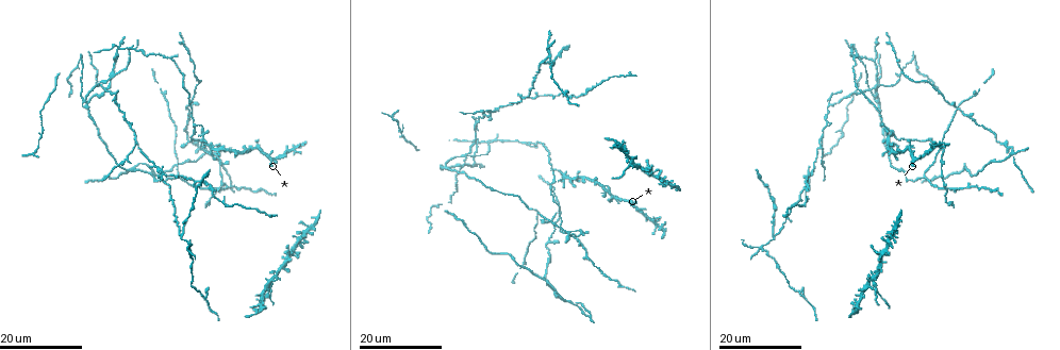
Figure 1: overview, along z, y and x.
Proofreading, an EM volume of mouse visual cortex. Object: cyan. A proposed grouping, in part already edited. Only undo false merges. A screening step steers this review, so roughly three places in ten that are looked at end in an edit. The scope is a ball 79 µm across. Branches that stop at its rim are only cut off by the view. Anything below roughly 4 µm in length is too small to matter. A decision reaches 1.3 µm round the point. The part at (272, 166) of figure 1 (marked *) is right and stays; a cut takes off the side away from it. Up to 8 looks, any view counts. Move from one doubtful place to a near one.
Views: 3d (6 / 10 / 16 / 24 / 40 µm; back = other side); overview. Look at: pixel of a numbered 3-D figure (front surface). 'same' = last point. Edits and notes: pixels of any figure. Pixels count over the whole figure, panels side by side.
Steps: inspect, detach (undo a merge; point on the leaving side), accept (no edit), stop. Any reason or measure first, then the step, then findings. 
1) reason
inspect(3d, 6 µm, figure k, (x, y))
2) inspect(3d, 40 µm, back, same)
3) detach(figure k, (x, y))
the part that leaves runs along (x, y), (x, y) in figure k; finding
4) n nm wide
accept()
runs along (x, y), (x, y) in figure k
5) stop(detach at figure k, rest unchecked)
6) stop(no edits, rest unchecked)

three arms meet
inspect(3d, 16 µm, figure 1, (566, 300))

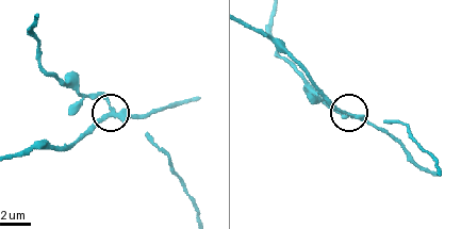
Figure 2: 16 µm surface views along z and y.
inspect(3d, 10 µm, figure 2, (348, 112))

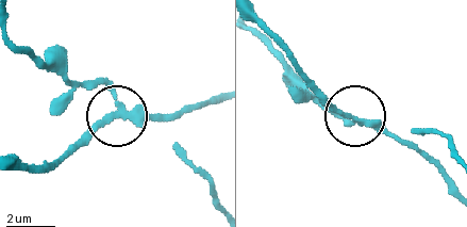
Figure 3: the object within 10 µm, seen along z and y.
3 arms
detach(figure 3, (97, 127))
the part that leaves runs along (127, 116), (111, 117), (55, 161), (19, 164) in figure 3; a second neuron is stuck on

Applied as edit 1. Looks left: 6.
three arms meet
inspect(3d, 24 µm, figure 1, (923, 174))

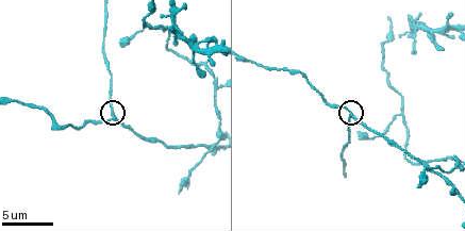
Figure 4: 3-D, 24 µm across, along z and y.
inspect(3d, 6 µm, figure 4, (352, 116))

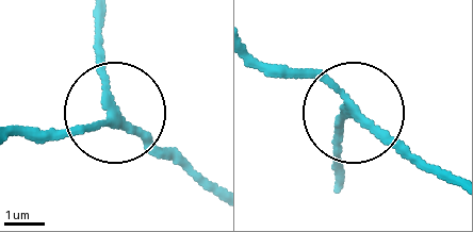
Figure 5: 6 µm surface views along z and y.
side arm 35 µm; 3 arms
accept()
continuous, no second neuron

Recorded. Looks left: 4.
three-way junction
inspect(3d, 10 µm, figure 4, (64, 127))

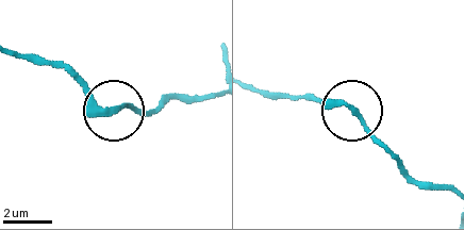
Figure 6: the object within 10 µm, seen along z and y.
inspect(3d, 10 µm, back, figure 6, (347, 106))

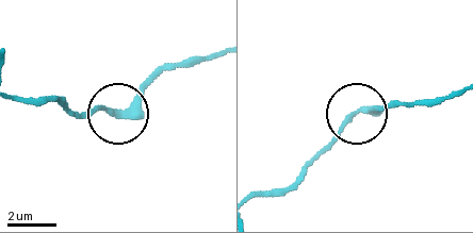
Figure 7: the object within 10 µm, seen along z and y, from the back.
3 arms
accept()
runs along (454, 92), (362, 112), (309, 161) in figure 7; all the same neuron

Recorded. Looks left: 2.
three-way junction
inspect(3d, 16 µm, figure 1, (873, 278))

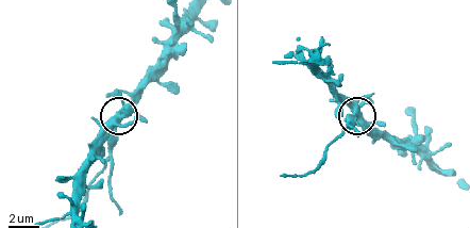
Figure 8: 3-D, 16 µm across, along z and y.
inspect(3d, 6 µm, figure 8, (354, 116))

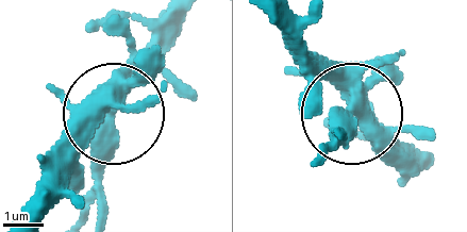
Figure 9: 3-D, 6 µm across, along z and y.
side arm 11 µm
detach(figure 9, (98, 167))
the part that leaves runs along (111, 117), (80, 215) in figure 9; two neurons meet here

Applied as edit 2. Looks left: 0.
stop(detach at figure 3, detach at figure 9, rest unchecked)

